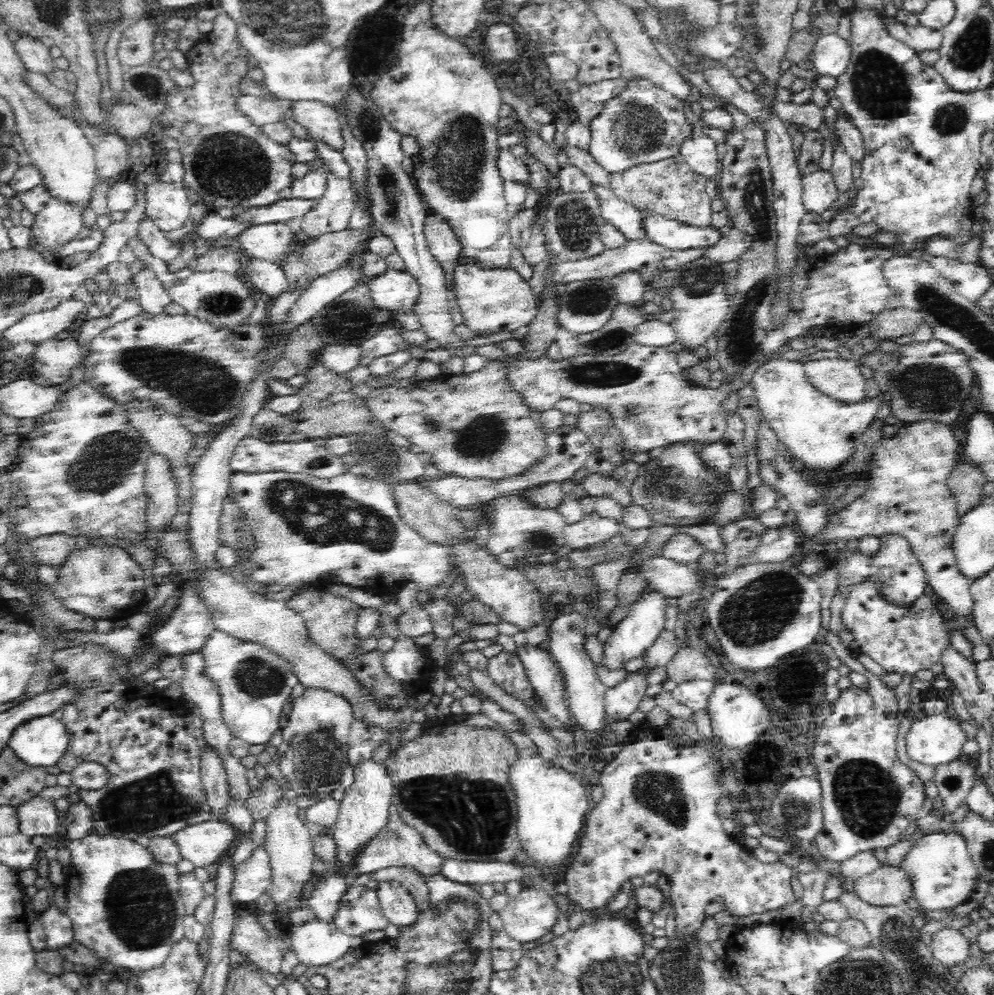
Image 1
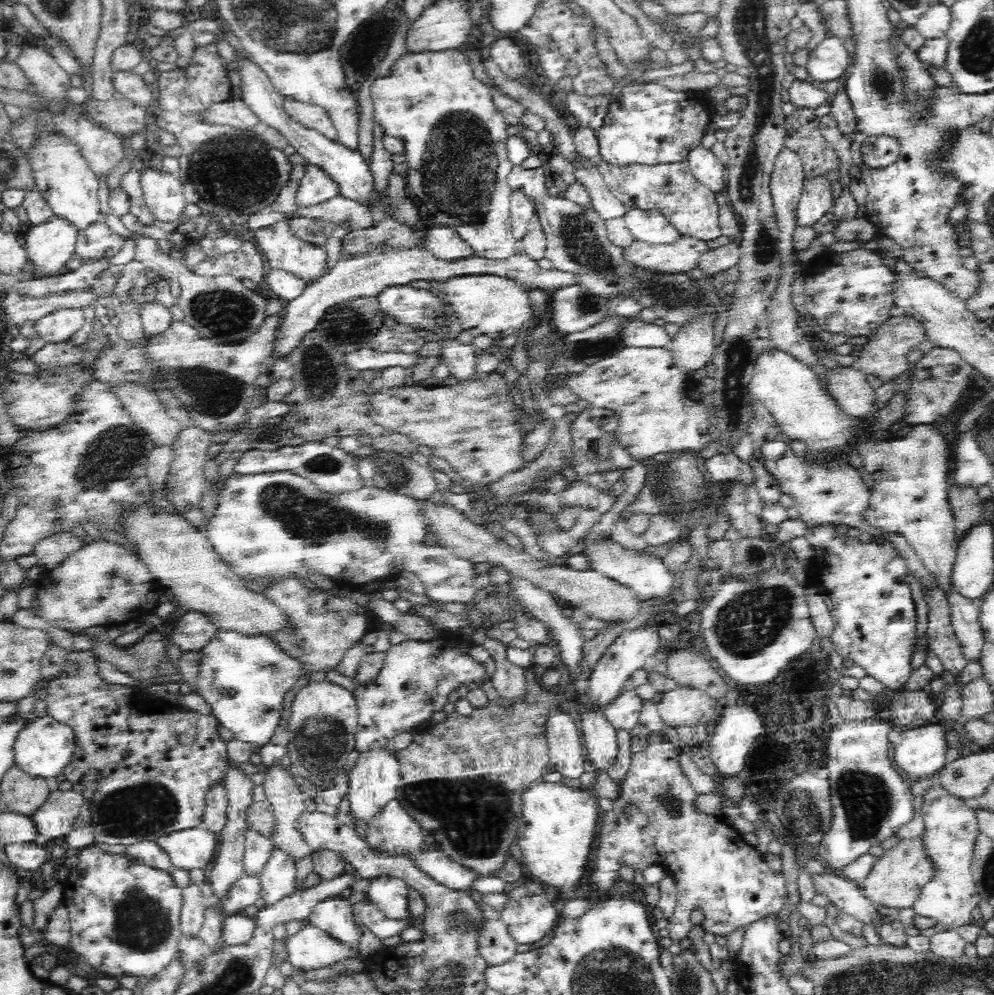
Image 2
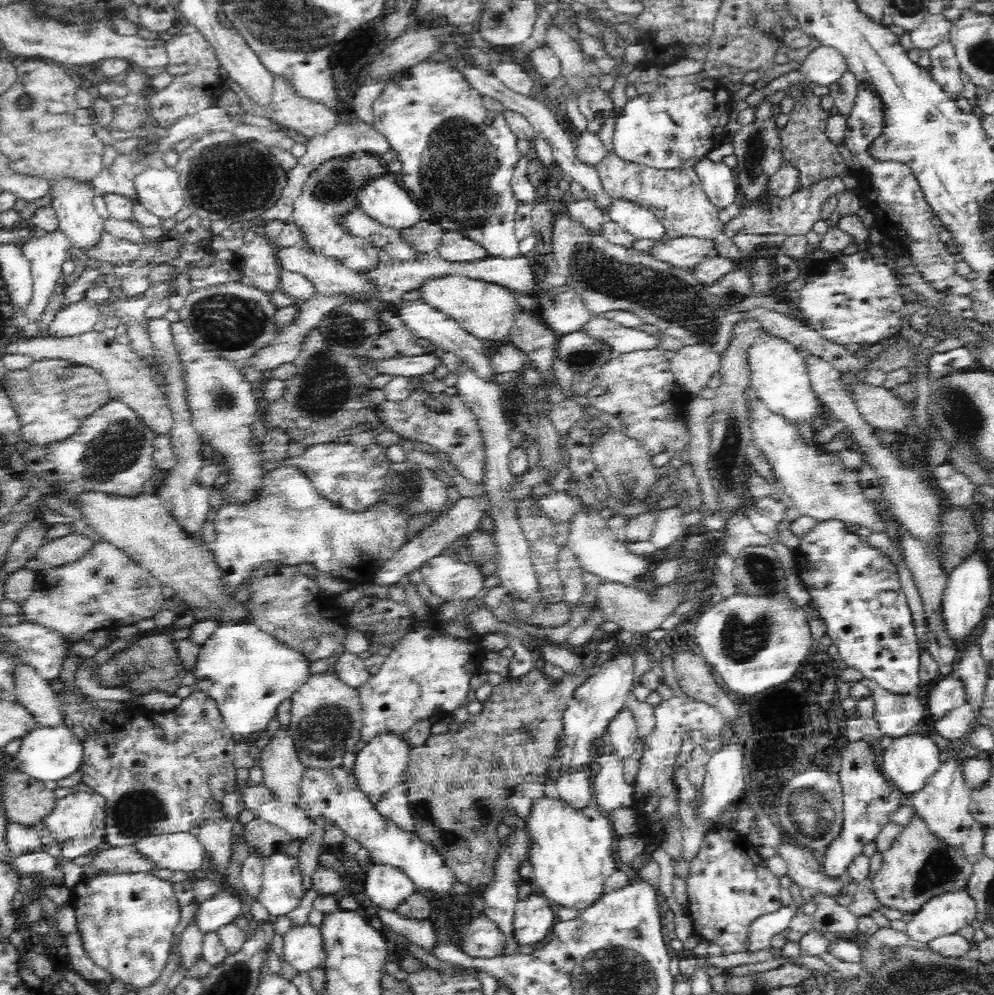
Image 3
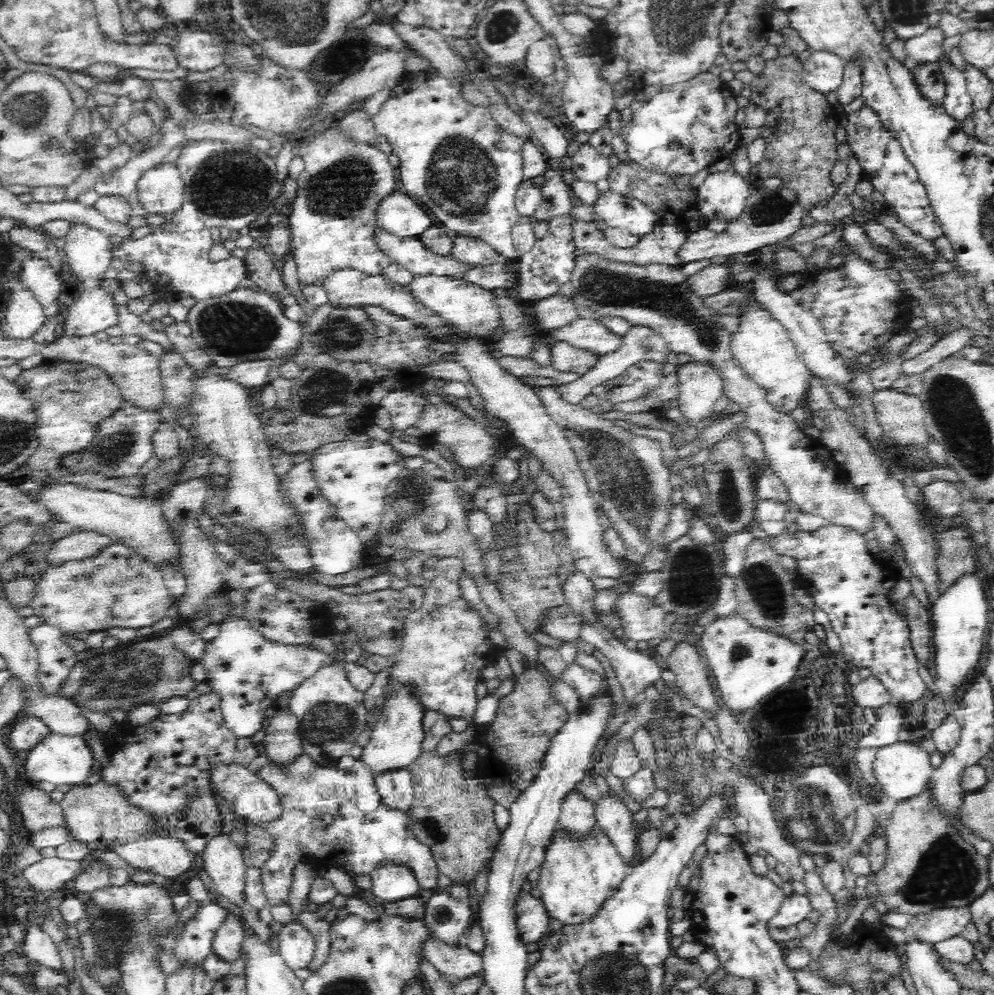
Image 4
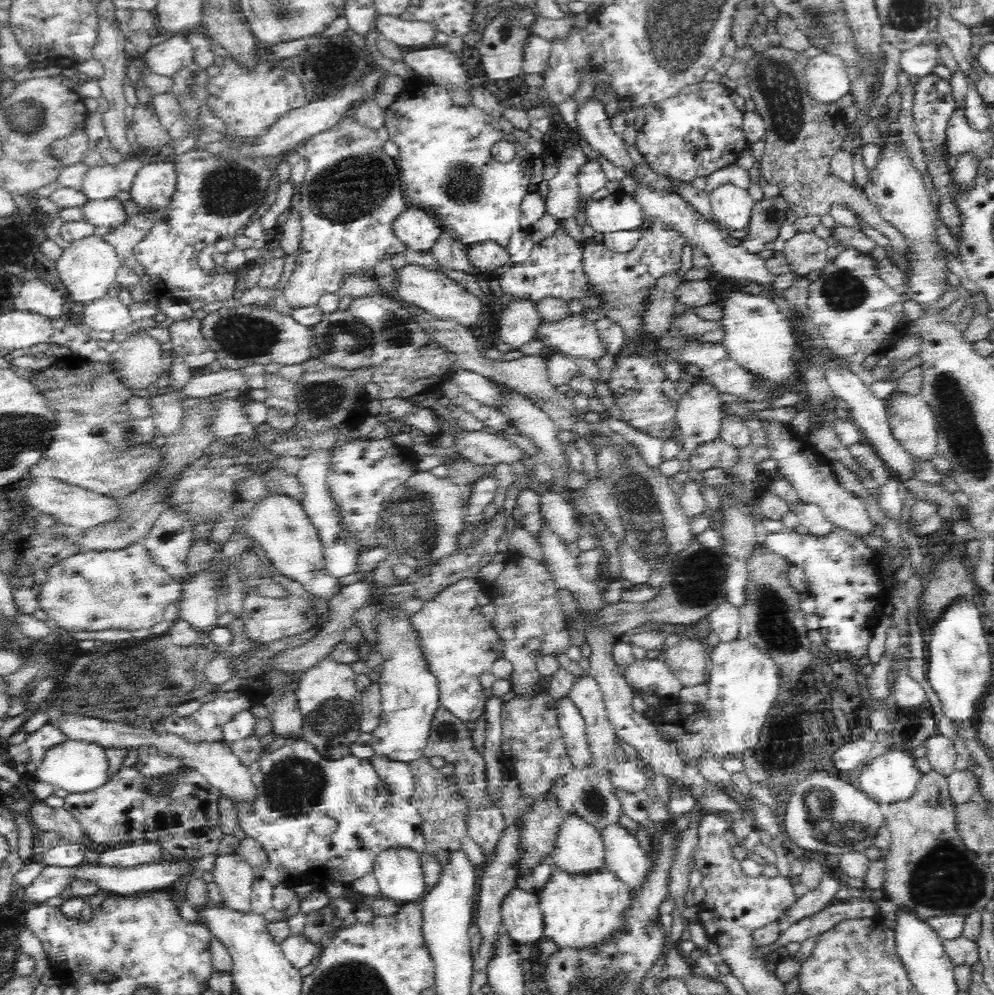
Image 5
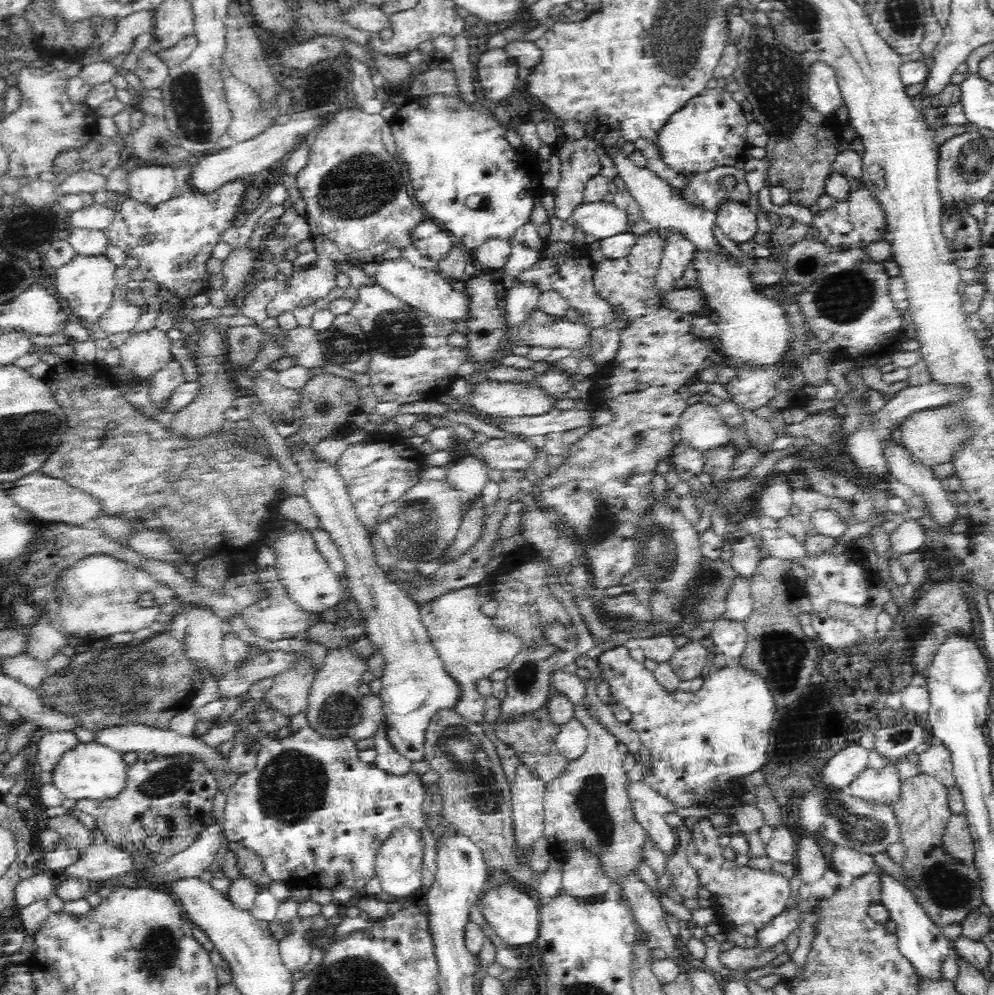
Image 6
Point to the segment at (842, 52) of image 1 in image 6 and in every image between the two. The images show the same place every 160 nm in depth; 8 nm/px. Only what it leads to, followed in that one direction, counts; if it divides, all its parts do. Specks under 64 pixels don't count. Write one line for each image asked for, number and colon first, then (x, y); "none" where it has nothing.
2: (827, 62)
3: (824, 66)
4: (823, 71)
5: (827, 82)
6: (824, 96)

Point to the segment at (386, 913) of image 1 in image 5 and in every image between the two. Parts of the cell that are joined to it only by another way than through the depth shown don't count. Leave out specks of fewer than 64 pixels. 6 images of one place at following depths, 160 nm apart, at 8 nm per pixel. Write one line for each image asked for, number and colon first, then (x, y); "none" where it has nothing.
2: (389, 893)
3: (387, 886)
4: (391, 881)
5: (398, 870)

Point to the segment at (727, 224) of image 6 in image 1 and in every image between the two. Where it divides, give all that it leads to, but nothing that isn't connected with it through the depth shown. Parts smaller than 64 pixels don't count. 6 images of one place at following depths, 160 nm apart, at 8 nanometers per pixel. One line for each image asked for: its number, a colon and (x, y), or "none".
1: (699, 151)
2: (705, 166)
3: (718, 180)
4: (723, 195)
5: (731, 205)

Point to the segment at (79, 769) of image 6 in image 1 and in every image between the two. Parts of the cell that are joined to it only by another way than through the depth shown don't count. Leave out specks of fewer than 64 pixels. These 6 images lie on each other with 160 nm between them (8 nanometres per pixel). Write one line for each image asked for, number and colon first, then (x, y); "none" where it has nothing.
1: (40, 743)
2: (44, 747)
3: (45, 754)
4: (61, 760)
5: (79, 767)

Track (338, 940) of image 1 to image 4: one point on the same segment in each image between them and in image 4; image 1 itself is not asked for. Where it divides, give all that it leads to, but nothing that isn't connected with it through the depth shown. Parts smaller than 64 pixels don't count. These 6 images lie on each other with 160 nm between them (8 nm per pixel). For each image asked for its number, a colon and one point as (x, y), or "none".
2: (310, 948)
3: (303, 947)
4: (296, 944)

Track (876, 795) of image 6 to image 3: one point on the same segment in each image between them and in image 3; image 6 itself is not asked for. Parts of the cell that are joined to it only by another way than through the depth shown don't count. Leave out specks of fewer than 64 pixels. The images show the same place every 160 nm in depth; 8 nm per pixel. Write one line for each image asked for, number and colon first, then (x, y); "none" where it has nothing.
3: (908, 763)
4: (902, 770)
5: (892, 777)

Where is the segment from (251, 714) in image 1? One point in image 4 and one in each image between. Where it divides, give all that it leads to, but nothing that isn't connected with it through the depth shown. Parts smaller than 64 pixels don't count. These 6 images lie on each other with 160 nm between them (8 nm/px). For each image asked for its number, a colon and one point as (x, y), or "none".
2: (243, 676)
3: (249, 673)
4: (250, 672)

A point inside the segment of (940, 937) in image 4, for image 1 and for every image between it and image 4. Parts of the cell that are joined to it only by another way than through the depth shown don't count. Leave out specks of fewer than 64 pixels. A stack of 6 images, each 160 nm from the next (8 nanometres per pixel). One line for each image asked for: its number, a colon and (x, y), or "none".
1: (944, 874)
2: (952, 830)
3: (944, 916)

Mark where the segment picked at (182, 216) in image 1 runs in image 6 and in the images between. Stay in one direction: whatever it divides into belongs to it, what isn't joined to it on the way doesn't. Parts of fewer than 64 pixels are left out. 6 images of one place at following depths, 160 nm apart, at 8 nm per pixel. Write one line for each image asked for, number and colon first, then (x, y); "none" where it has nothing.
2: (162, 191)
3: (158, 188)
4: (160, 190)
5: (152, 187)
6: (151, 185)

